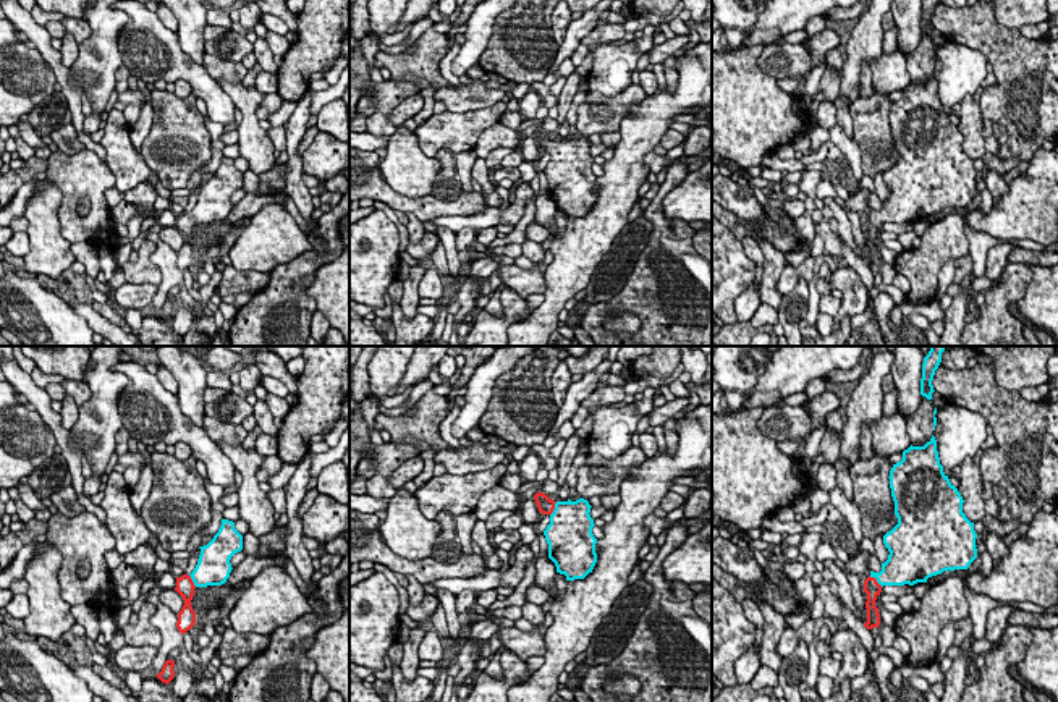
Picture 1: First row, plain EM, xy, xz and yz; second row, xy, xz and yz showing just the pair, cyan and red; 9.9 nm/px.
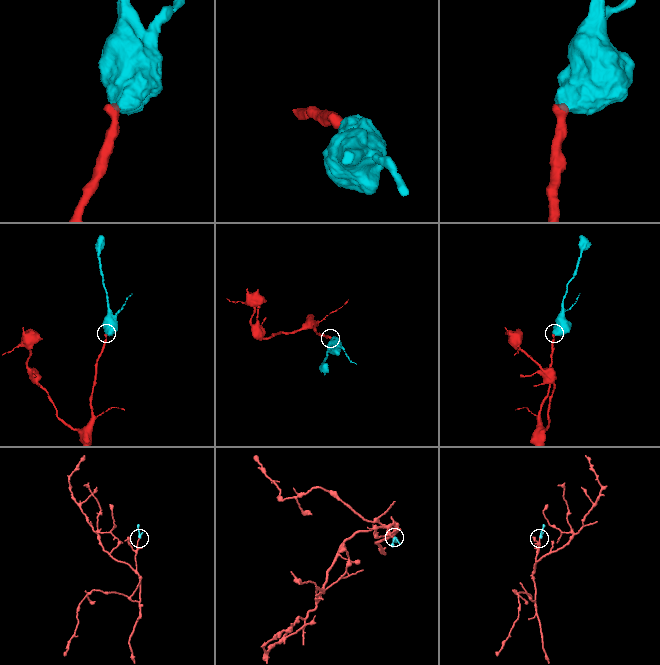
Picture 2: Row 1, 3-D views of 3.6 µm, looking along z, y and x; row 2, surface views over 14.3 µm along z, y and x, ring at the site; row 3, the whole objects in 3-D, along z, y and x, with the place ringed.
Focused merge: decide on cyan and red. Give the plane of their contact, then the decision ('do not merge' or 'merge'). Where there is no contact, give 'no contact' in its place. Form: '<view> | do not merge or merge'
yz | merge

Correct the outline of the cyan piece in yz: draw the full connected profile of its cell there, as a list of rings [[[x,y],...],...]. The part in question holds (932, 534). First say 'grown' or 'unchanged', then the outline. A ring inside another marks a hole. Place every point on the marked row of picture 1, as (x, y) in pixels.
grown | [[[933,435],[924,446],[911,445],[904,450],[903,459],[893,464],[888,479],[898,524],[883,535],[883,543],[890,555],[882,563],[882,571],[870,571],[870,576],[864,581],[864,592],[867,594],[867,621],[864,626],[867,629],[878,628],[880,624],[875,600],[883,586],[927,582],[929,577],[948,569],[967,569],[977,558],[974,522],[963,513],[964,500],[943,472]]]

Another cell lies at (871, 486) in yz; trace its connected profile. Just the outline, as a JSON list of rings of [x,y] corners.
[[[880,456],[859,459],[849,467],[862,537],[870,540],[885,535],[898,524],[888,479],[891,467],[893,464]]]

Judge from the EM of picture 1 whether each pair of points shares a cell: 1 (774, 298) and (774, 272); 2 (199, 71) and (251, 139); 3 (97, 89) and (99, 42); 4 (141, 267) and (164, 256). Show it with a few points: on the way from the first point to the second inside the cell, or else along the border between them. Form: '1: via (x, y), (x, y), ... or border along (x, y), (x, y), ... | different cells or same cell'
1: via (770, 291), (770, 279) | same cell
2: border along (215, 81), (236, 107) | different cells
3: via (104, 78), (104, 57), (101, 54) | same cell
4: border along (156, 243), (151, 261), (160, 270), (159, 285) | different cells

